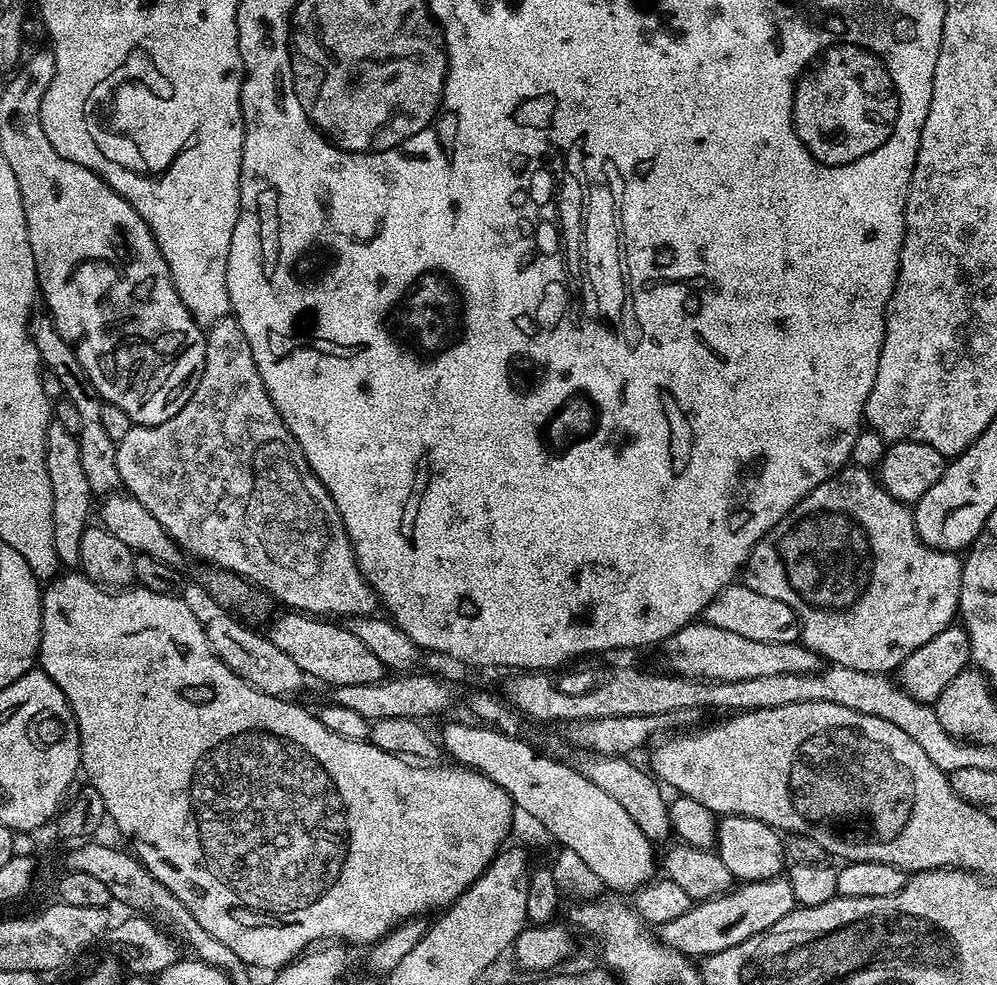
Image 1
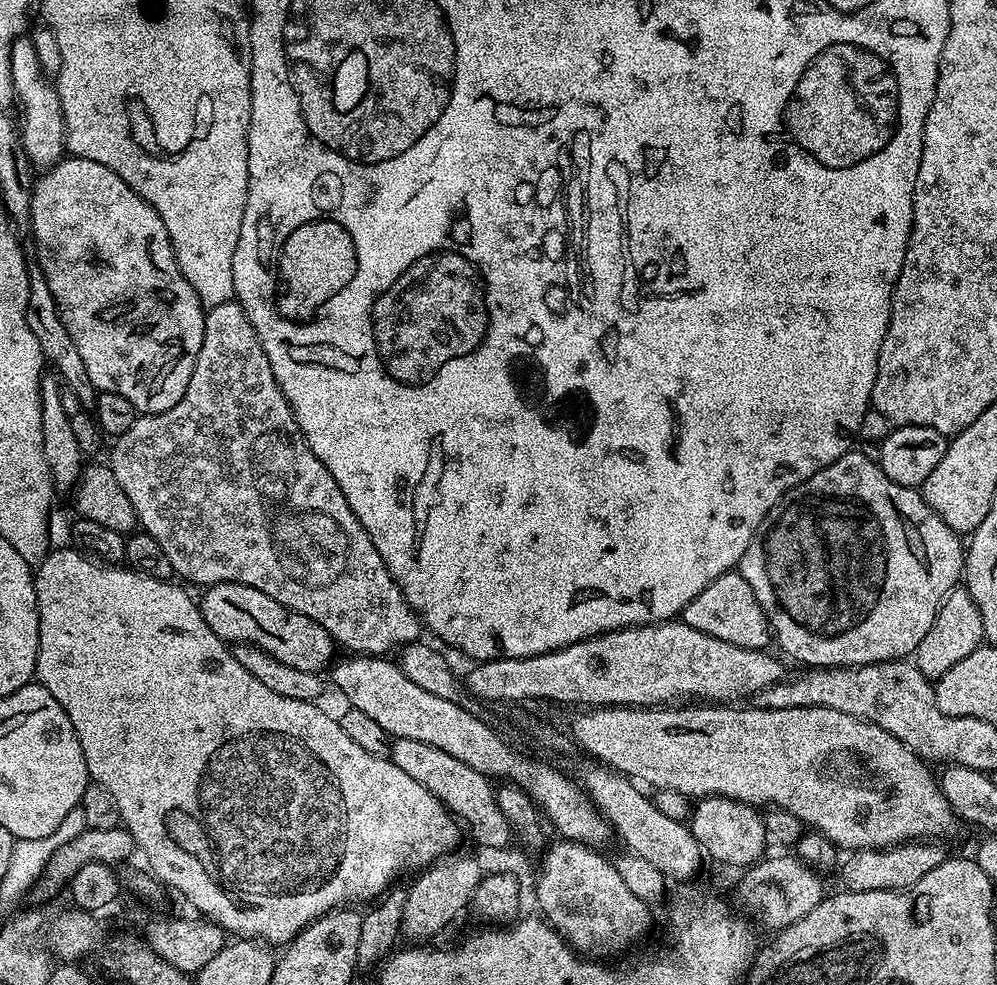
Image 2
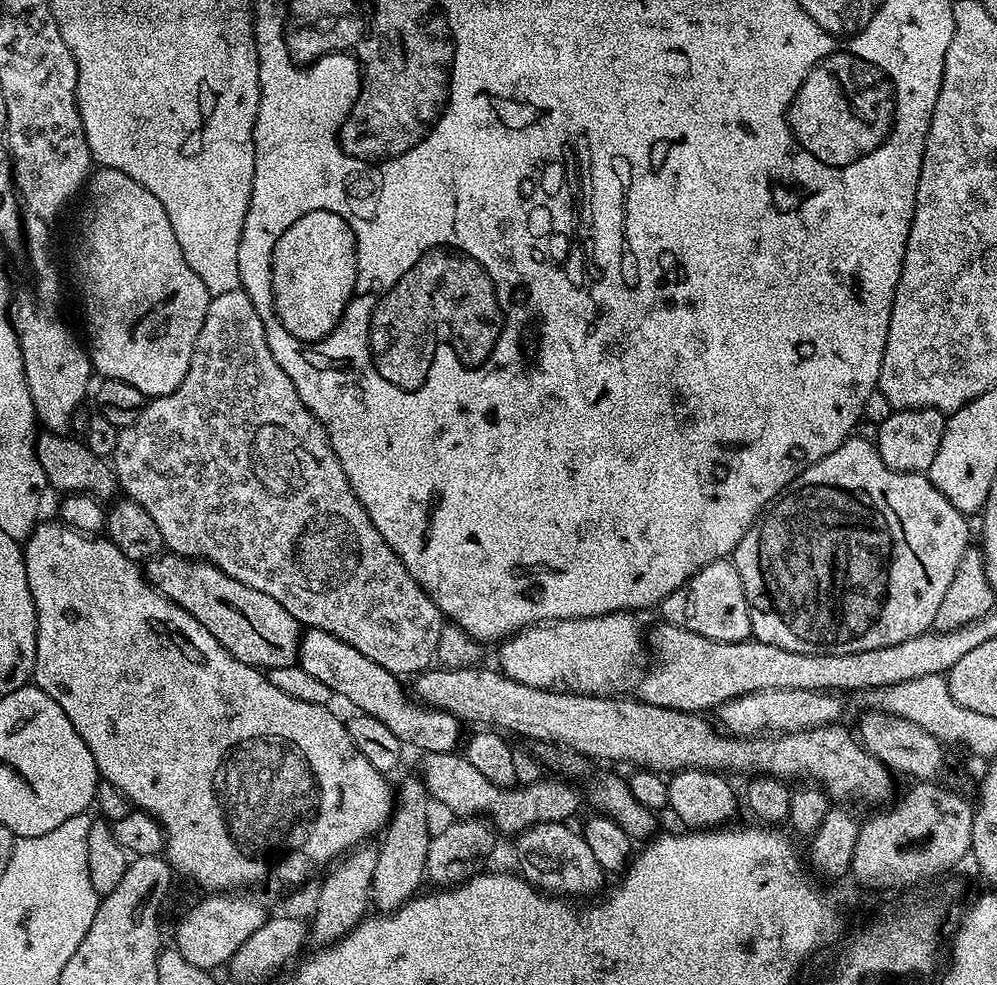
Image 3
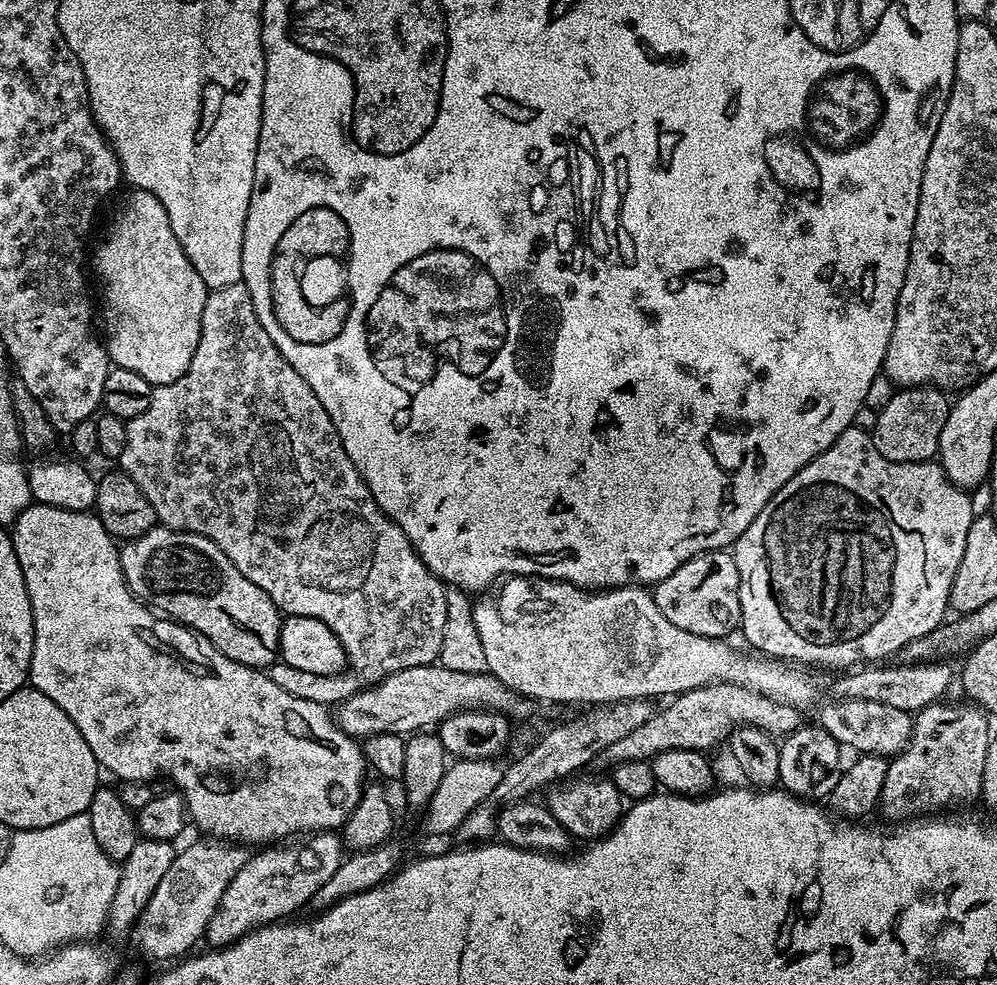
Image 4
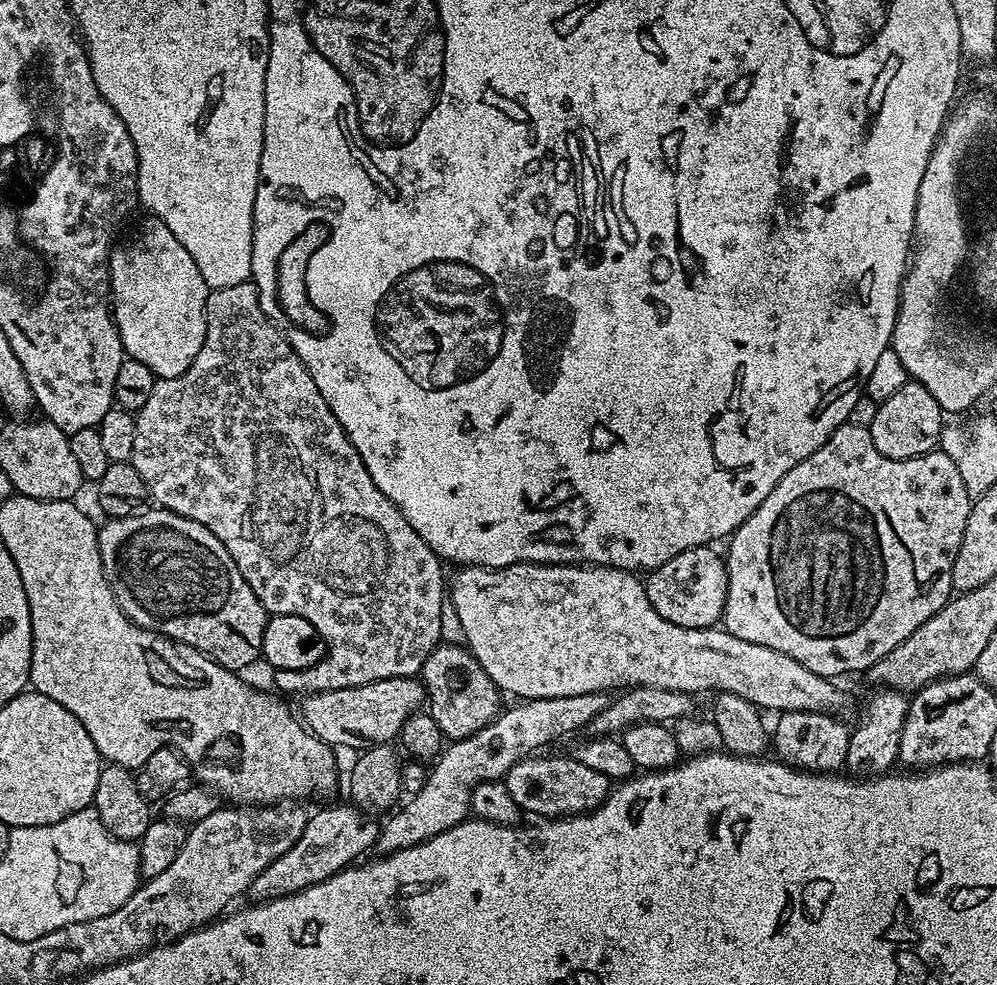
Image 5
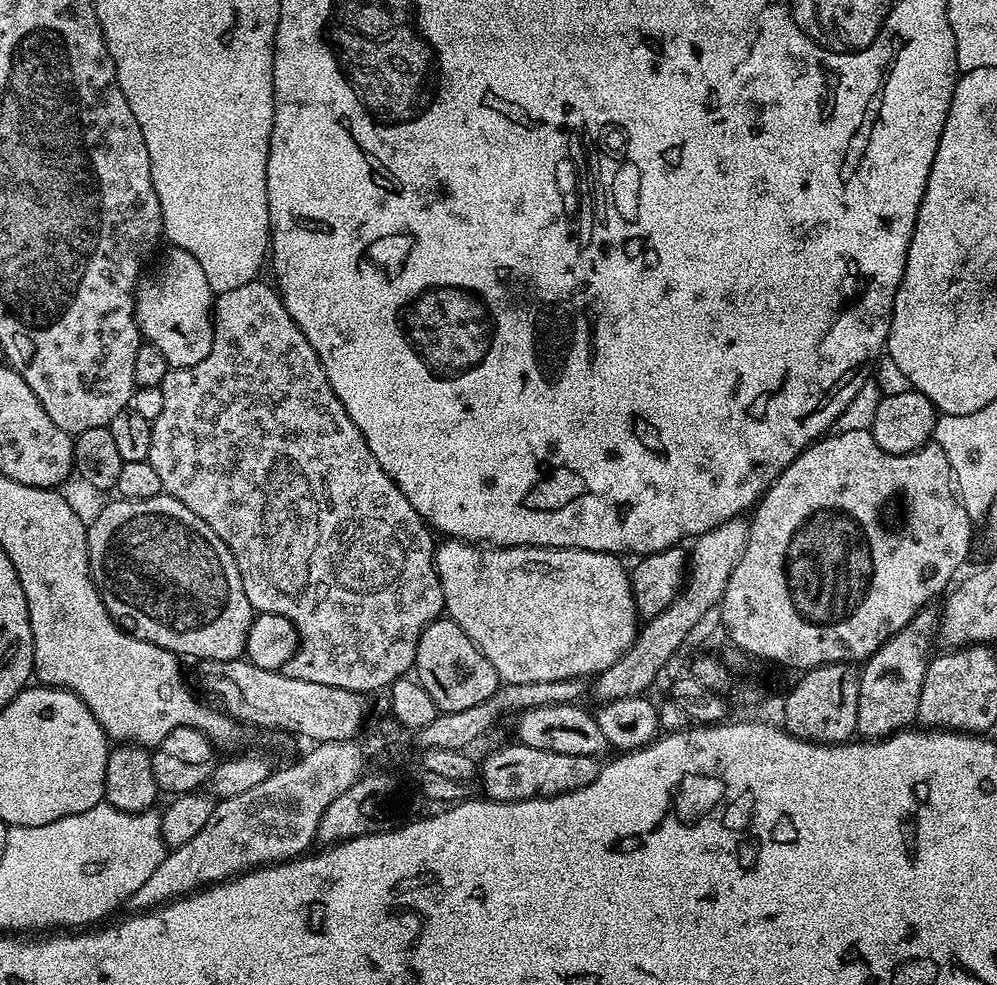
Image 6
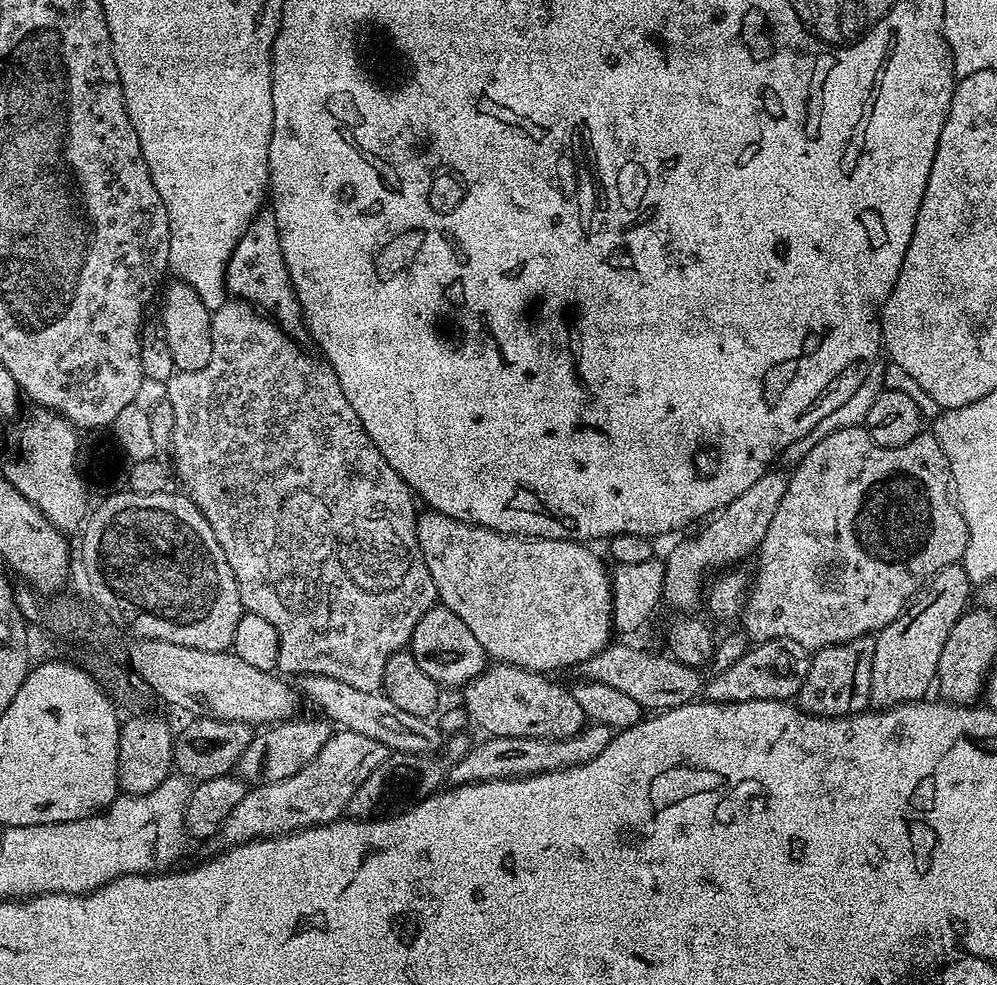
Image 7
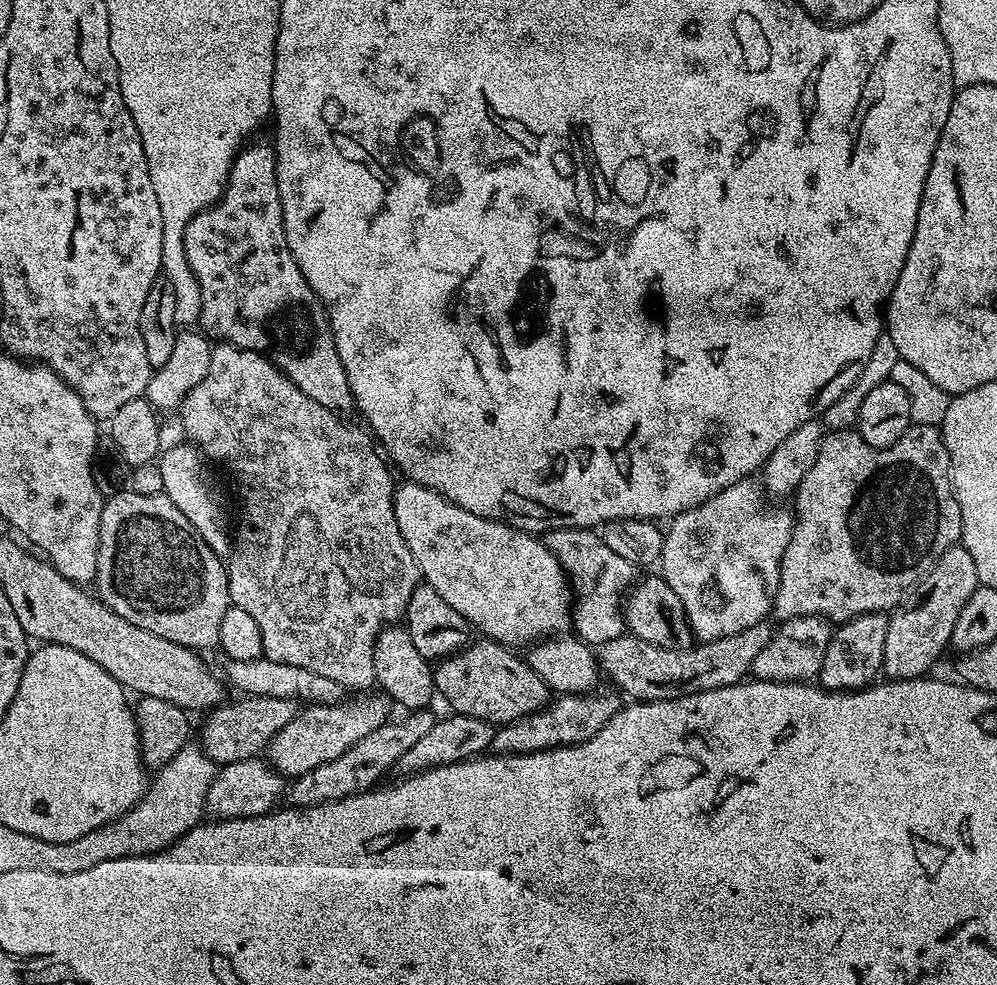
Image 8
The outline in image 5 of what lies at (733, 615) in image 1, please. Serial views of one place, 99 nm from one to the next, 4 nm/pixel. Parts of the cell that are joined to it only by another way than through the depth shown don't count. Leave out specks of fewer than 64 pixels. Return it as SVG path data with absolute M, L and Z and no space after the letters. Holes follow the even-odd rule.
M705 546L682 550L682 554L674 554L670 562L647 573L644 592L650 598L650 606L654 606L666 622L687 628L710 628L721 623L728 593L728 566L725 557L714 549Z

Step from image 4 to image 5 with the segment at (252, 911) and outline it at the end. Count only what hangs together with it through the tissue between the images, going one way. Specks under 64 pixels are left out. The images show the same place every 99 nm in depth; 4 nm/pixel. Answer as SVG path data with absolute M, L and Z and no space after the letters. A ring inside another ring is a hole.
M351 803L332 804L329 808L313 811L306 822L306 830L282 858L278 858L249 886L247 895L256 902L293 896L306 886L314 886L330 878L343 868L355 865L363 852L372 852L380 833L380 824L371 815Z

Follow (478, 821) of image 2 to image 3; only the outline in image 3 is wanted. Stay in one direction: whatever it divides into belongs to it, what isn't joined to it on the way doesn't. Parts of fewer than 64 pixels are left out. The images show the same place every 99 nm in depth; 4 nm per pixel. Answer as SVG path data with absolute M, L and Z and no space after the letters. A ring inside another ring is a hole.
M459 751L423 753L419 771L428 788L428 795L444 808L449 808L456 818L484 818L489 812L490 823L501 837L515 838L536 824L571 821L571 816L580 808L580 792L575 783L564 778L558 780L532 780L528 785L514 788L499 788L490 778L480 773Z

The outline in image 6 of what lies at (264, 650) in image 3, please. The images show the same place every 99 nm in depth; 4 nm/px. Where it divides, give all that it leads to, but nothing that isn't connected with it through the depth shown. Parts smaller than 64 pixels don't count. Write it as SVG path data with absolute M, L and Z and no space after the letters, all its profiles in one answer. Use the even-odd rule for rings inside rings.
M161 494L145 500L115 499L110 501L93 518L92 524L90 520L87 525L88 565L92 571L92 581L96 584L96 589L100 591L102 602L106 606L108 613L112 615L113 620L134 638L145 640L146 642L154 642L154 646L162 646L167 652L173 652L181 658L193 656L193 661L196 662L202 660L230 662L231 660L241 659L245 655L244 647L246 646L246 640L250 634L250 626L254 619L254 609L252 603L246 598L246 590L242 590L240 571L238 566L235 565L234 558L230 554L226 542L222 538L218 538L218 534L214 534L214 530L210 530L210 526L206 526L206 522L202 522L202 518L198 518L198 514L194 514L189 508L182 506L182 502L178 502L172 496Z

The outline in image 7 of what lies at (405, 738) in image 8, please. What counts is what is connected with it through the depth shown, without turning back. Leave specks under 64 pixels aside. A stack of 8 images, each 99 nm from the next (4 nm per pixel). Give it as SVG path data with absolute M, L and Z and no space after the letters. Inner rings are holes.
M343 730L333 731L332 737L318 750L318 754L298 774L290 774L290 778L282 778L282 782L270 782L249 787L245 791L242 802L230 810L230 814L220 827L219 835L224 836L224 844L245 844L251 840L265 840L267 836L287 836L289 832L300 832L303 828L315 828L317 824L329 824L331 820L341 819L345 815L350 798L354 798L354 790L366 782L366 777L389 756L389 750L382 742L374 742L374 738L366 738L366 734L354 734Z

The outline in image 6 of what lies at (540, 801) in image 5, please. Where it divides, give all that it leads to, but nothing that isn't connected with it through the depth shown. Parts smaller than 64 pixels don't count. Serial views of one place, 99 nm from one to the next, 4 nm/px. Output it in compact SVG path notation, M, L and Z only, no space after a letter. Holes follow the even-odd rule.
M511 742L505 748L492 752L482 760L482 776L484 772L483 795L490 800L505 800L518 802L519 800L549 800L551 796L561 796L573 792L584 786L590 786L598 778L602 764L594 756L575 756L574 754L554 754L554 750L538 750L534 746L526 746L519 742Z

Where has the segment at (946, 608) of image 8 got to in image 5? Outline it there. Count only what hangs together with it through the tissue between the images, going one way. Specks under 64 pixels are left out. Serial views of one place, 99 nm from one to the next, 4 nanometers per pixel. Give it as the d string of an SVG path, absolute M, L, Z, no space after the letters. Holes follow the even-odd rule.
M877 687L876 692L864 704L864 713L860 716L856 728L851 729L852 737L850 746L846 750L846 762L844 768L847 775L852 778L875 778L891 773L897 767L900 758L900 739L902 738L902 726L906 722L909 697L903 692L897 692L894 688Z

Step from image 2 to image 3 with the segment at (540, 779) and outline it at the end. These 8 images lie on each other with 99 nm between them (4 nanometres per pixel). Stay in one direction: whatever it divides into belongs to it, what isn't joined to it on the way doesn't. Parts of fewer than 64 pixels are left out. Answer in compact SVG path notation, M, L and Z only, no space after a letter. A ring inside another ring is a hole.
M309 627L301 635L298 667L306 670L312 680L322 682L322 686L337 697L349 700L356 707L354 709L357 713L373 716L382 722L409 749L420 748L421 753L455 752L461 743L462 721L457 716L421 704L409 693L408 697L400 685L403 684L401 677L378 666L378 662L366 658L366 654L360 653L350 643L340 641L326 630Z

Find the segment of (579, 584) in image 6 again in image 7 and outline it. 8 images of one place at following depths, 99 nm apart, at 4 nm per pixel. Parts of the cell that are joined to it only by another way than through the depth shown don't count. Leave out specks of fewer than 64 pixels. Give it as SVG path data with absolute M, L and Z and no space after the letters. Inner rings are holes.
M424 510L419 513L416 521L416 533L418 534L418 546L422 550L422 558L426 562L426 570L430 570L430 578L434 578L439 603L443 607L454 610L454 614L458 614L458 618L462 618L462 622L466 622L466 626L470 626L470 634L474 634L474 638L478 638L478 642L482 642L485 653L493 661L501 664L513 664L531 672L556 674L554 672L558 671L559 668L575 669L584 660L590 659L594 654L601 652L603 648L607 648L613 639L610 568L588 549L591 547L587 543L574 540L538 540L506 532L495 532L489 528L483 528L477 524L467 524L461 520L450 518L441 512L431 510Z

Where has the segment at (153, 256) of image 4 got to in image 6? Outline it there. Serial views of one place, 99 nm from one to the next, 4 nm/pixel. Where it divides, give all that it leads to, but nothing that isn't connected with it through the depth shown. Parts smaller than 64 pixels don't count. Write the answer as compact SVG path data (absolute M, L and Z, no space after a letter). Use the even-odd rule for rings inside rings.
M172 248L169 253L157 266L156 272L149 271L136 285L136 325L140 327L141 337L153 344L162 358L166 358L169 369L189 368L198 366L198 362L202 362L202 358L210 354L214 293L210 282L206 282L202 266L198 266L198 262L194 262L190 254L186 254L181 248Z

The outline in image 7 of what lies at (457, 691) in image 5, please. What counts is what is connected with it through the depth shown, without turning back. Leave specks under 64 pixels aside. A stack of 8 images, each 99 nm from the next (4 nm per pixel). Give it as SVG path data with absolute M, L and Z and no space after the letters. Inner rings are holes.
M434 606L418 618L418 626L414 626L414 634L410 645L412 657L430 674L430 678L441 689L456 688L463 689L465 684L470 683L479 672L486 667L486 653L482 642L470 634L470 626L454 614L454 610L443 606Z

